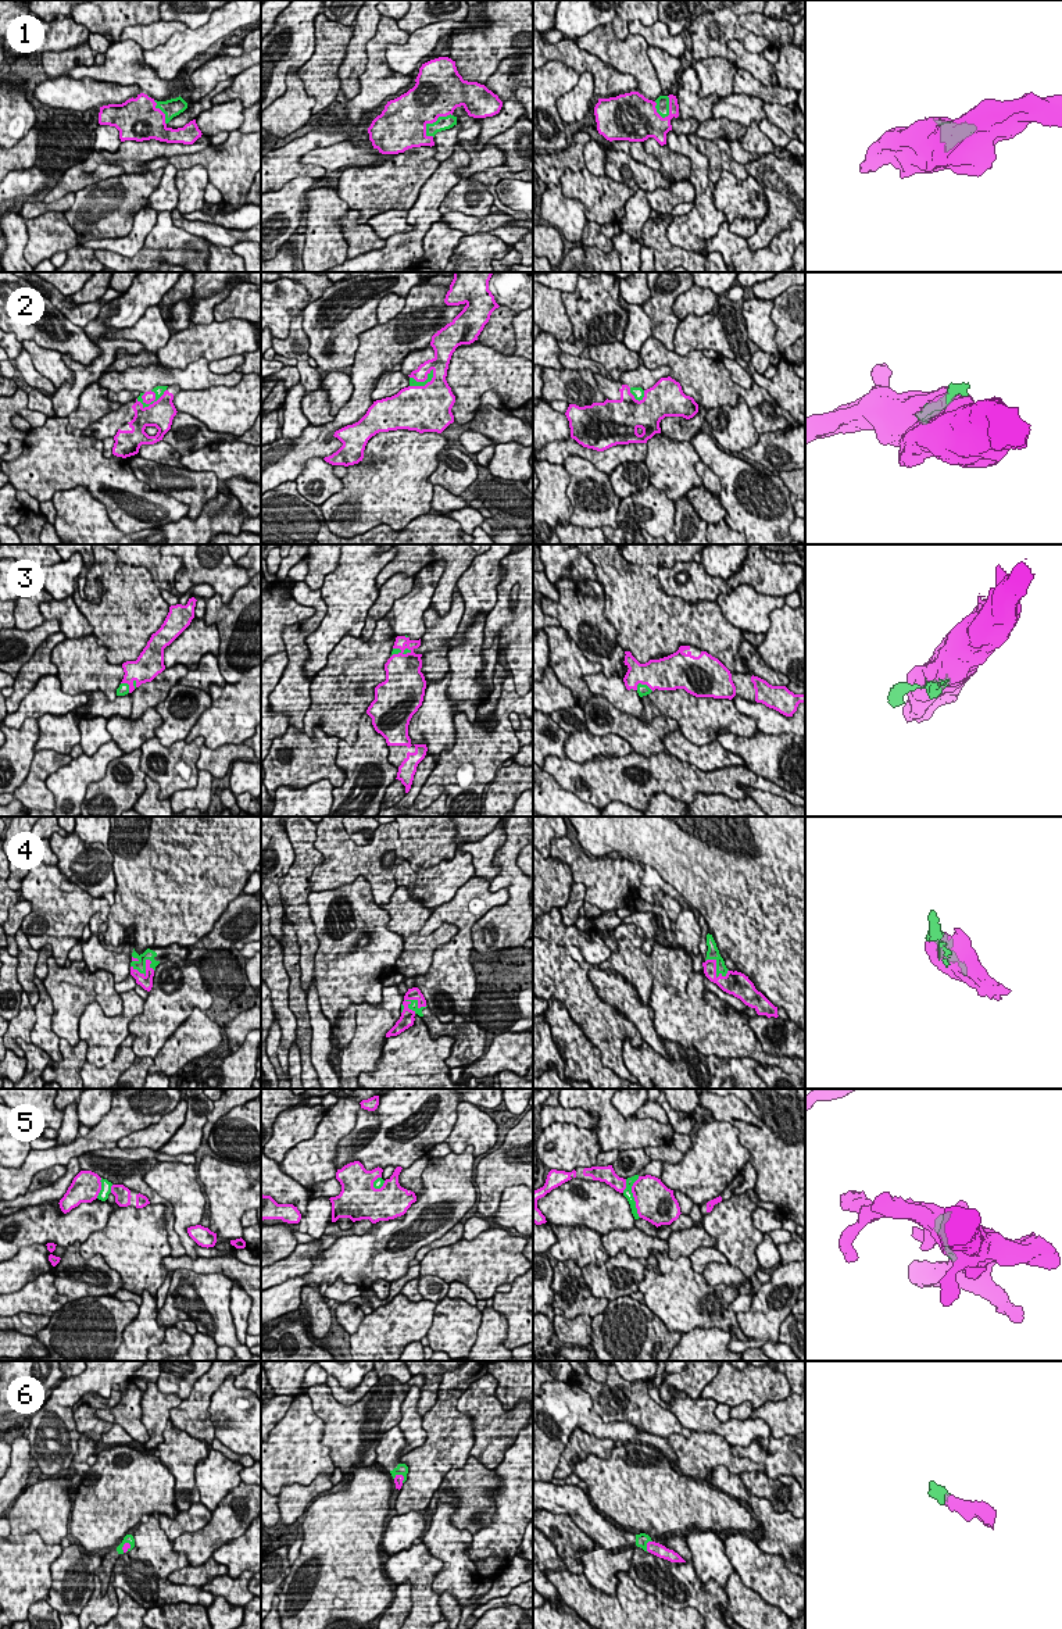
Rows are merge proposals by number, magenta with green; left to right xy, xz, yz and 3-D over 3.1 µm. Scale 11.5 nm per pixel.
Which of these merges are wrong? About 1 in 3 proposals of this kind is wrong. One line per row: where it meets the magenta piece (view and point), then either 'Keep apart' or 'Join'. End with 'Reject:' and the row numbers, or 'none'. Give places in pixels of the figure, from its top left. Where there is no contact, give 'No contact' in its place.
1: Touches magenta at xz (433, 121). Join
2: Touches magenta at xy (152, 400). Keep apart
3: Touches magenta at yz (644, 683). Join
4: Touches magenta at xy (146, 967). Join
5: Touches magenta at yz (633, 1196). Keep apart
6: Touches magenta at yz (647, 1546). Join
Reject: 2, 5

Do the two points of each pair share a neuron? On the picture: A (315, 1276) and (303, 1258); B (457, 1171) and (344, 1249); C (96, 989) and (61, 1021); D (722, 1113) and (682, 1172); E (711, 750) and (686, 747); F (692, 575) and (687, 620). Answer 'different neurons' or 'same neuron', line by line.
A: different neurons
B: same neuron
C: same neuron
D: different neurons
E: same neuron
F: different neurons

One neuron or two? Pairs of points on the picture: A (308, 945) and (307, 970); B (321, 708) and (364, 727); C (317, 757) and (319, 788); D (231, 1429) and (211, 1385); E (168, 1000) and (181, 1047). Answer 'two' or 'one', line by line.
A: one
B: two
C: two
D: two
E: two

